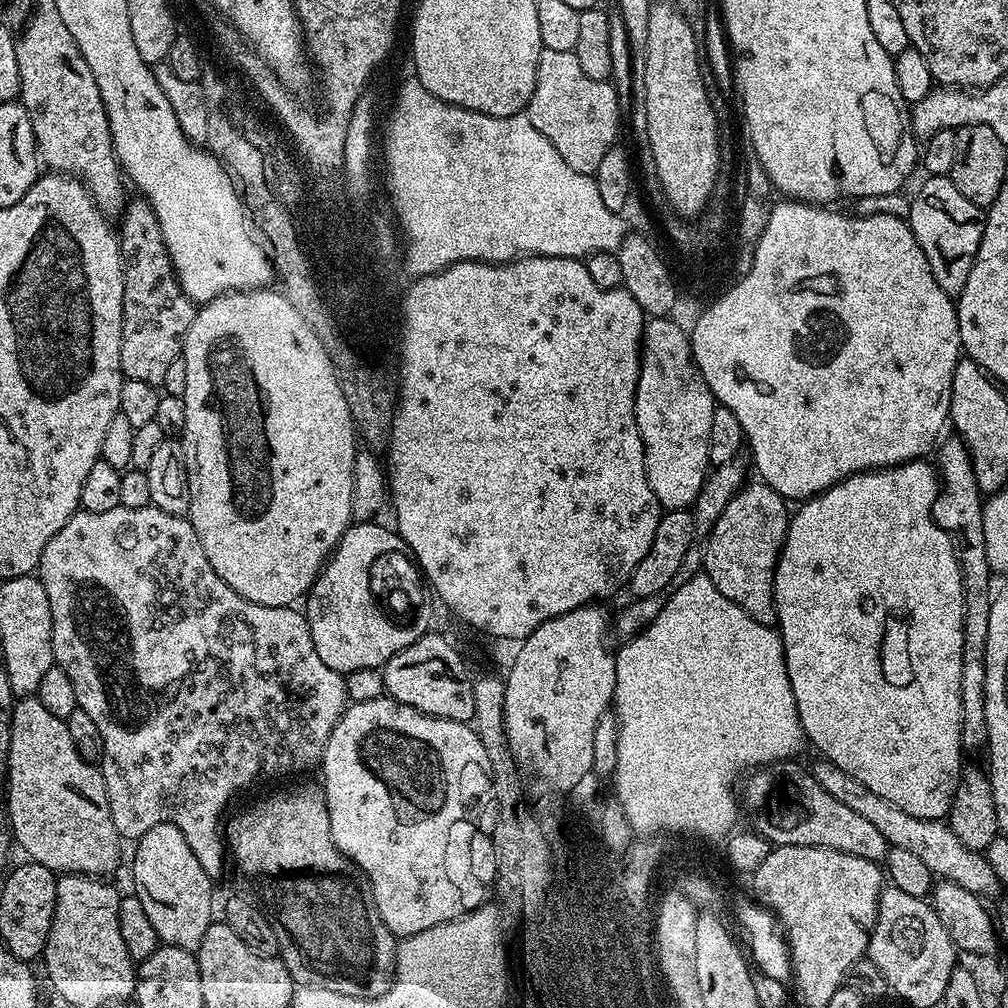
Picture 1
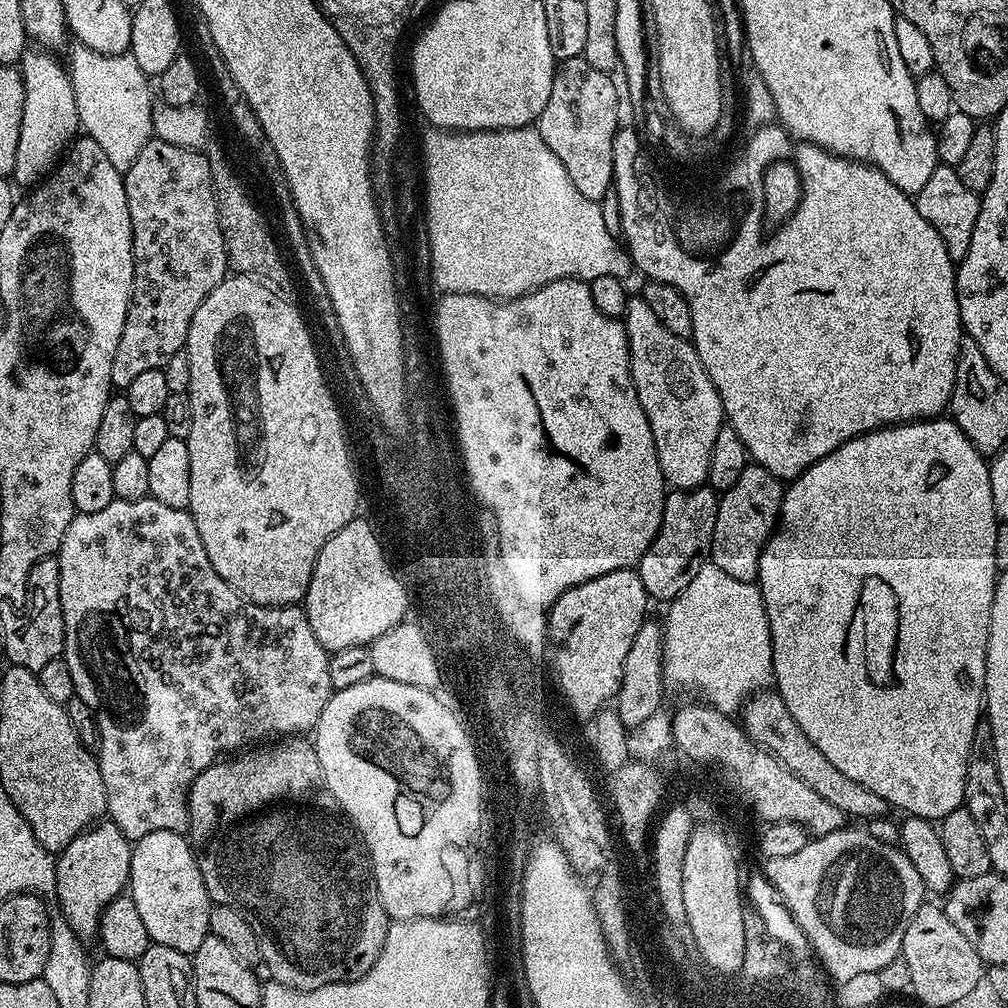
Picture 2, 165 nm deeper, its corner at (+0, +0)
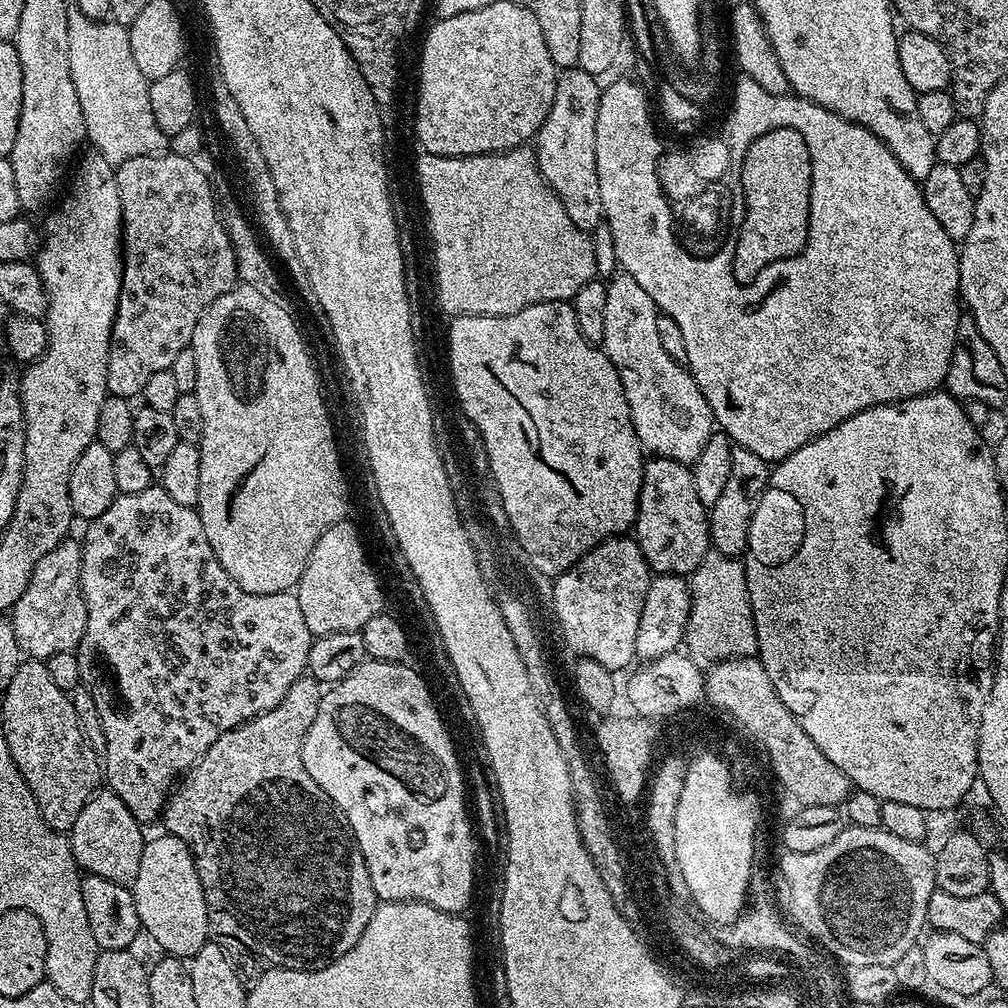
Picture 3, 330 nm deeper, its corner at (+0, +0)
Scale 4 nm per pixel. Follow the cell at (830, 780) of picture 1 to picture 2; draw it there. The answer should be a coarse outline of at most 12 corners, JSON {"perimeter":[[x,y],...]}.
{"perimeter":[[779,692],[748,696],[745,735],[819,797],[867,822],[890,805],[802,734]]}

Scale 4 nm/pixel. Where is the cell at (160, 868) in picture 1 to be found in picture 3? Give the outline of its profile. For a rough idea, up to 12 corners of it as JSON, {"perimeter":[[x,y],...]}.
{"perimeter":[[151,837],[130,887],[161,953],[209,943],[210,905],[184,840]]}

